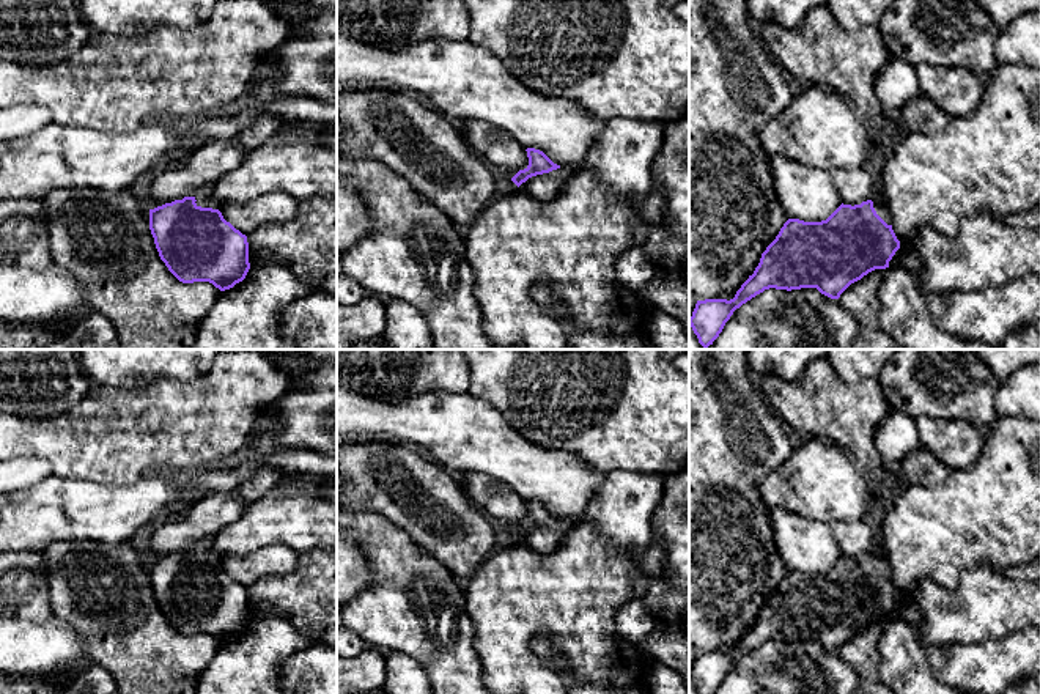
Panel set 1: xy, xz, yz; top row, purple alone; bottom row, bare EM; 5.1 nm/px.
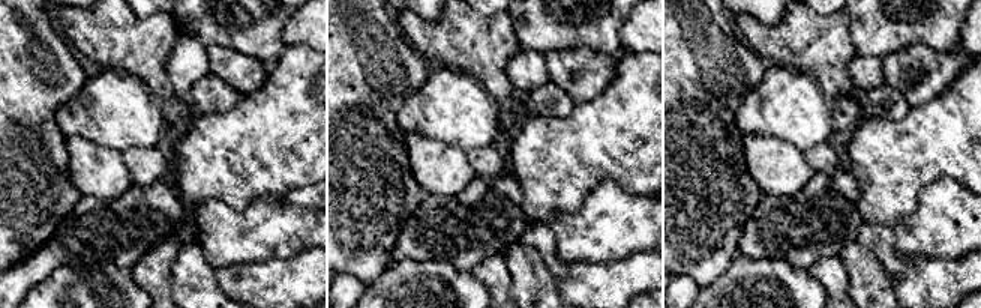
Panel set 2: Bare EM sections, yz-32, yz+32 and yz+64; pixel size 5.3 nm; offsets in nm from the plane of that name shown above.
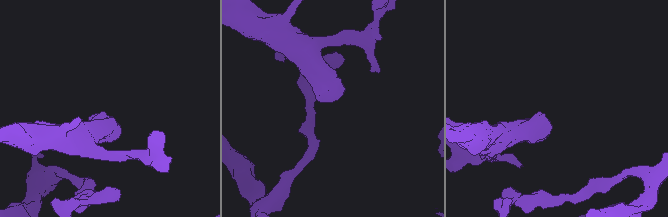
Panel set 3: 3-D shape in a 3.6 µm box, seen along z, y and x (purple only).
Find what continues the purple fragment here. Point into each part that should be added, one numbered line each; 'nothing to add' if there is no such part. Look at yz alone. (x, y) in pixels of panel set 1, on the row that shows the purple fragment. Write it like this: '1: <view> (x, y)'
1: yz (880, 206)

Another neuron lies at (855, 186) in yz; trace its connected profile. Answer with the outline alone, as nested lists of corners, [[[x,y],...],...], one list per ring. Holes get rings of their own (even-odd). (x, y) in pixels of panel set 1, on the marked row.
[[[864,167],[831,172],[843,205],[861,205],[875,198],[873,179]]]

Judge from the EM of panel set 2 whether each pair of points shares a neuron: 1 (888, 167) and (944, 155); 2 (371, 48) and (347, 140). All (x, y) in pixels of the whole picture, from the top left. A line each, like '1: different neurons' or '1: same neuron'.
1: same neuron
2: same neuron

